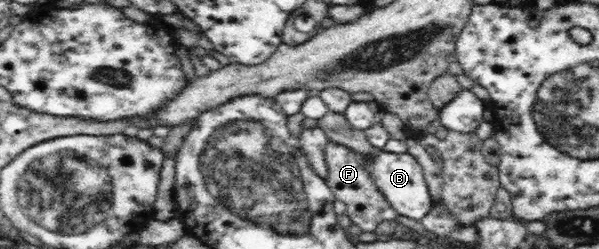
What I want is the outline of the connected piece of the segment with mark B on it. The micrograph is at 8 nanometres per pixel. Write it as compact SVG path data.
M380 149L377 155L367 155L369 164L369 175L374 185L381 191L381 194L389 201L397 214L421 220L434 205L429 194L424 173L417 159L407 153L394 153Z

